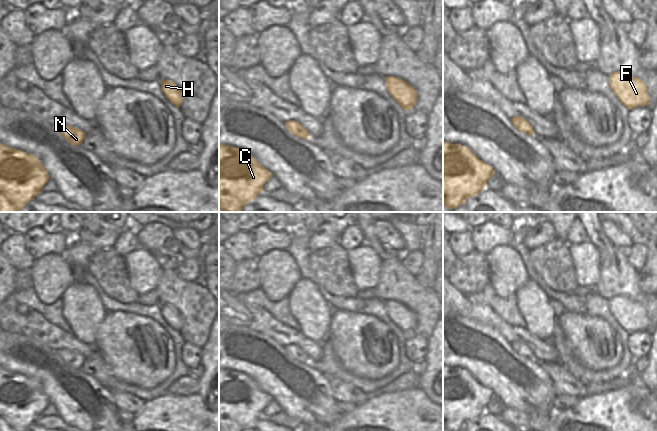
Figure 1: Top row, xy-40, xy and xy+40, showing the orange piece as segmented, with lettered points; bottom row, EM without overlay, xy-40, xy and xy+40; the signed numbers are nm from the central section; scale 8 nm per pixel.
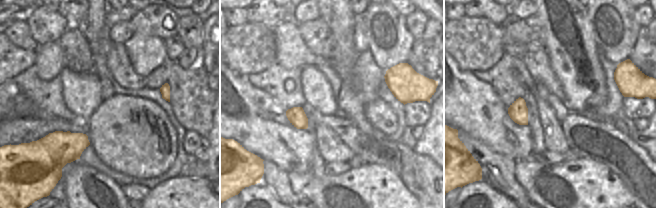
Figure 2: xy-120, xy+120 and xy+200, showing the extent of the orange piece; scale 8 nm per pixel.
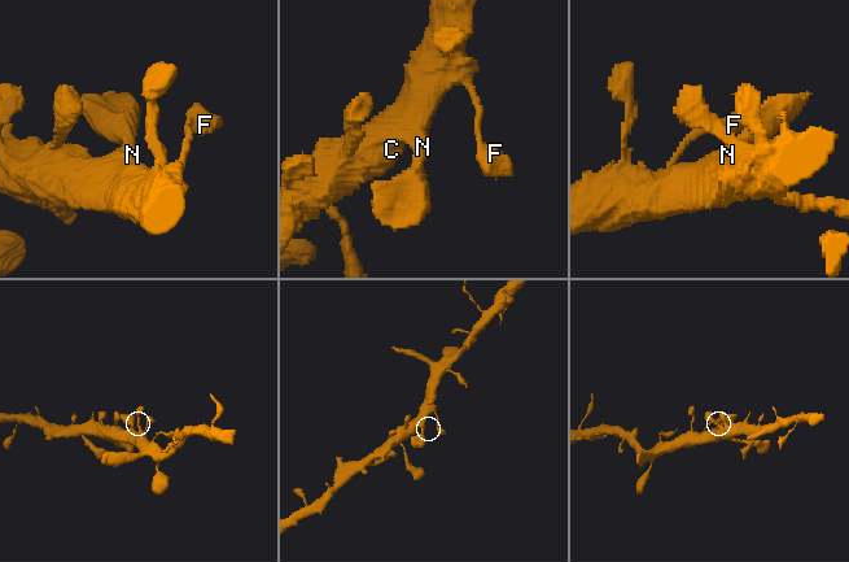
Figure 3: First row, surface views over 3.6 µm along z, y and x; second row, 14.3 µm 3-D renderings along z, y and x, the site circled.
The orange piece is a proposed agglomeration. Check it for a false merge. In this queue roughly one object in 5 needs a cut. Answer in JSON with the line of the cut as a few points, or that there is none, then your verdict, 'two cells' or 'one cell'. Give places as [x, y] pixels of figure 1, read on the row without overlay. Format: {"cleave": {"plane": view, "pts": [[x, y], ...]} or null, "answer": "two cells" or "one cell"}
{"cleave": null, "answer": "one cell"}

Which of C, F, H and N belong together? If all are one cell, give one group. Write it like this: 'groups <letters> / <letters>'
groups C F H N

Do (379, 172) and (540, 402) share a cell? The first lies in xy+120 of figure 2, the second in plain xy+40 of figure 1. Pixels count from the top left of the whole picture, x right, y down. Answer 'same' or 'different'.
different

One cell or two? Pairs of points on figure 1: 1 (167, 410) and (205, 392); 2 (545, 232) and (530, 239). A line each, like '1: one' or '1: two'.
1: two
2: one

